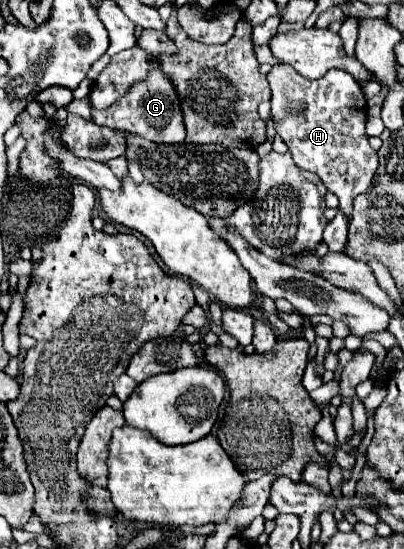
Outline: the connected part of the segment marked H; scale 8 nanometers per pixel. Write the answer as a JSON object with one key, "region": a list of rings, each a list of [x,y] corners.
{"region":[[[274,65],[268,73],[272,89],[272,119],[276,133],[288,145],[288,151],[302,169],[320,177],[330,193],[340,199],[342,213],[350,219],[356,195],[370,189],[378,169],[378,155],[368,143],[364,131],[364,93],[358,81],[342,71],[330,69],[318,81],[306,81],[290,65]]]}

